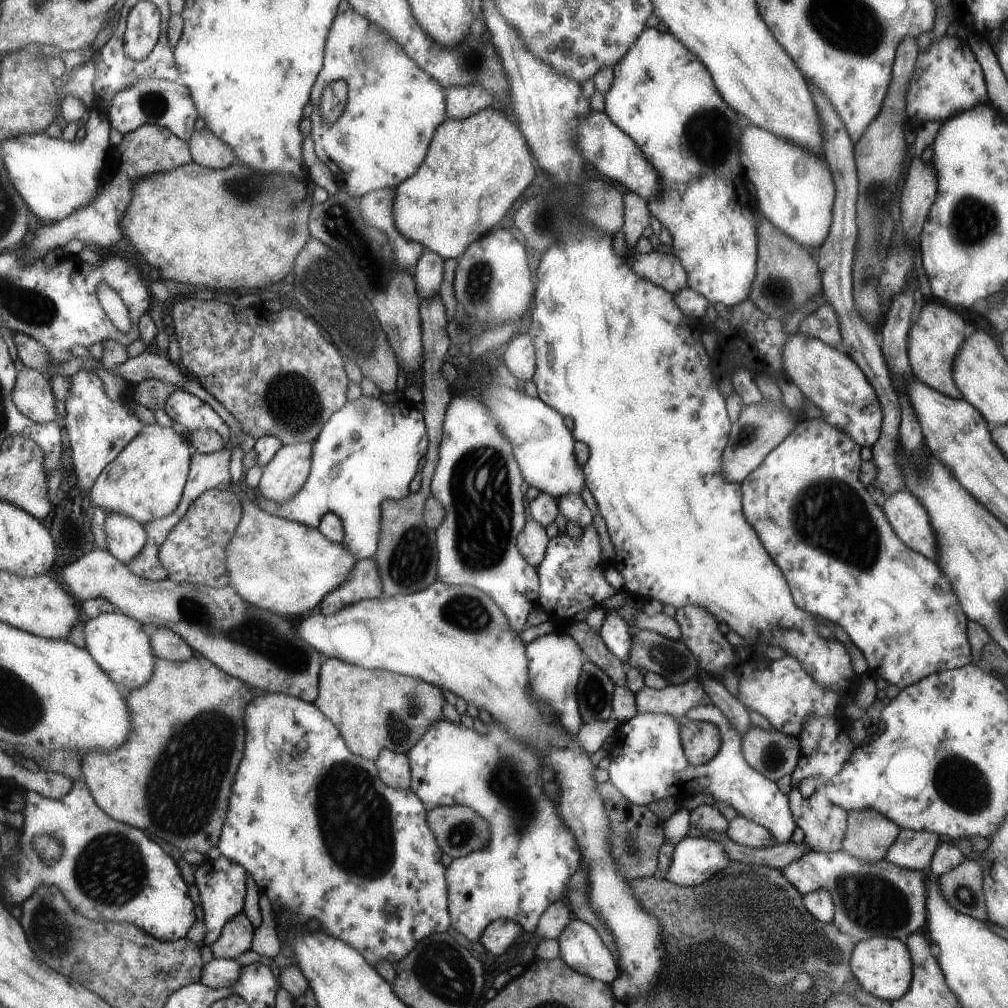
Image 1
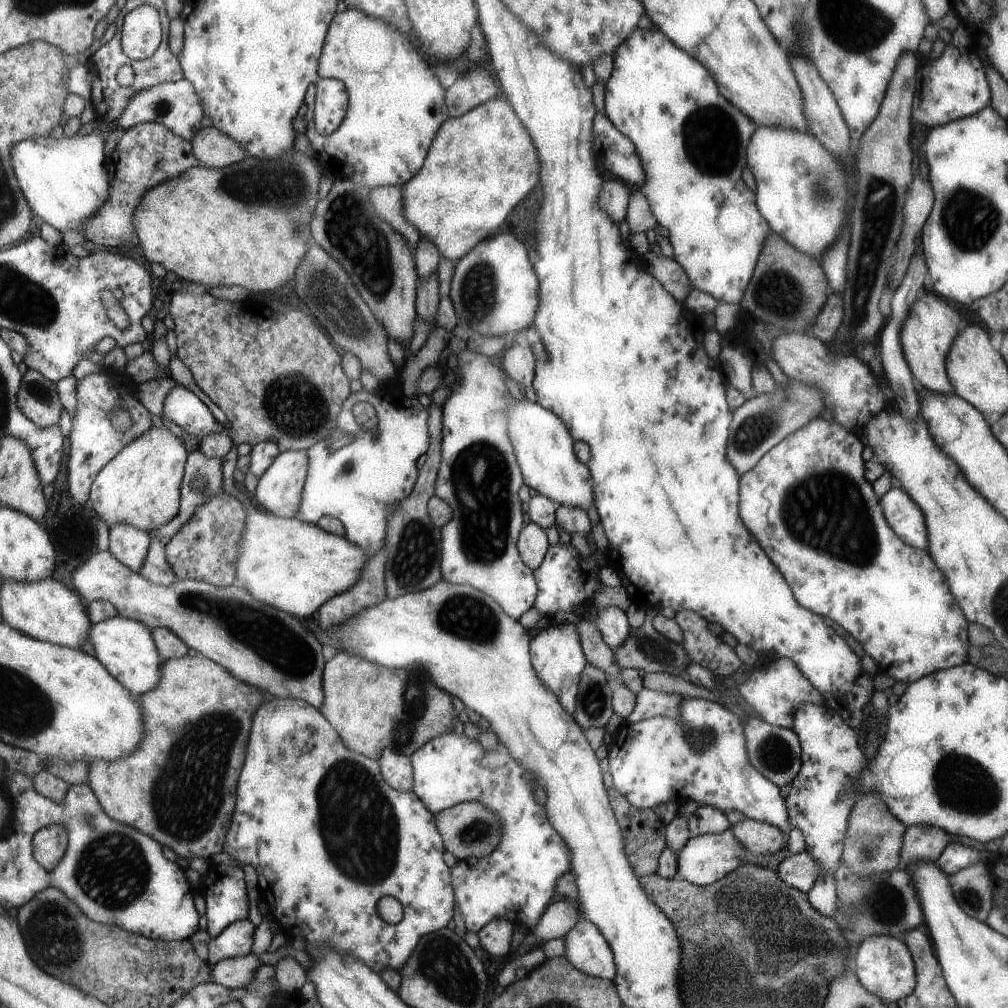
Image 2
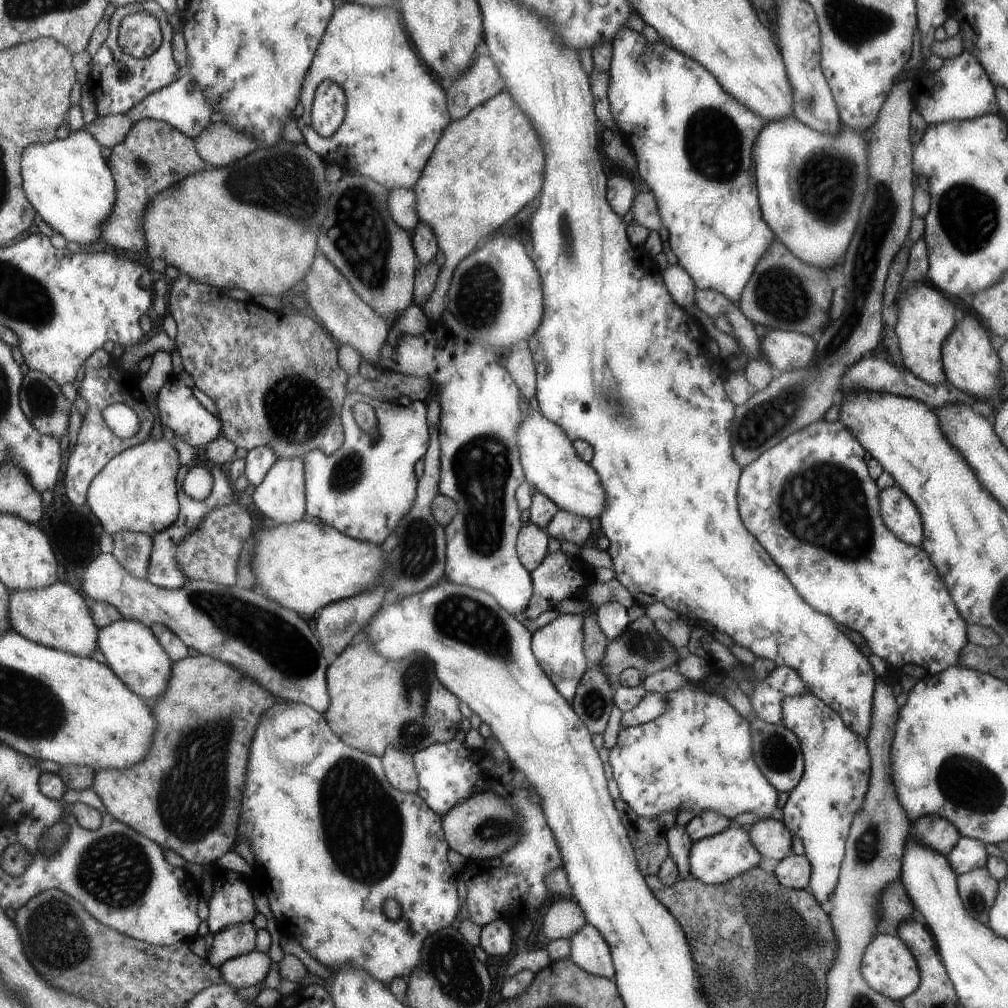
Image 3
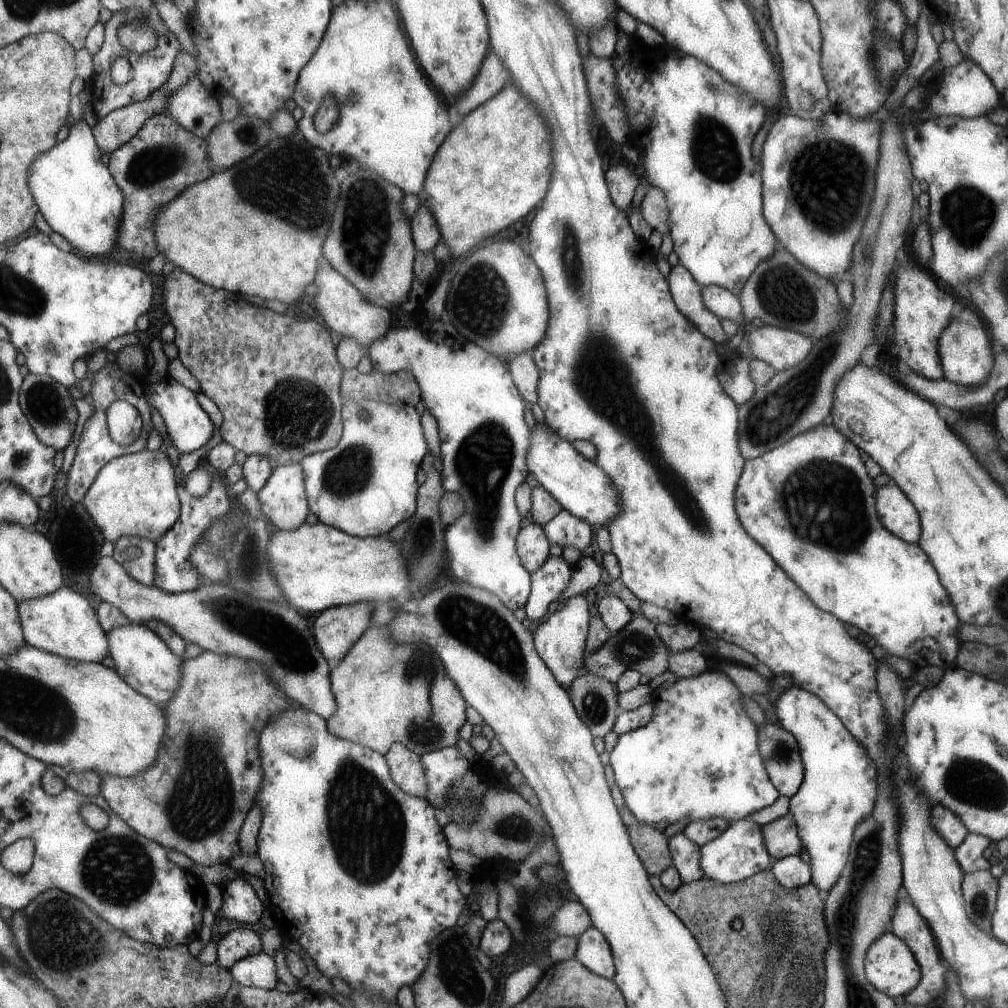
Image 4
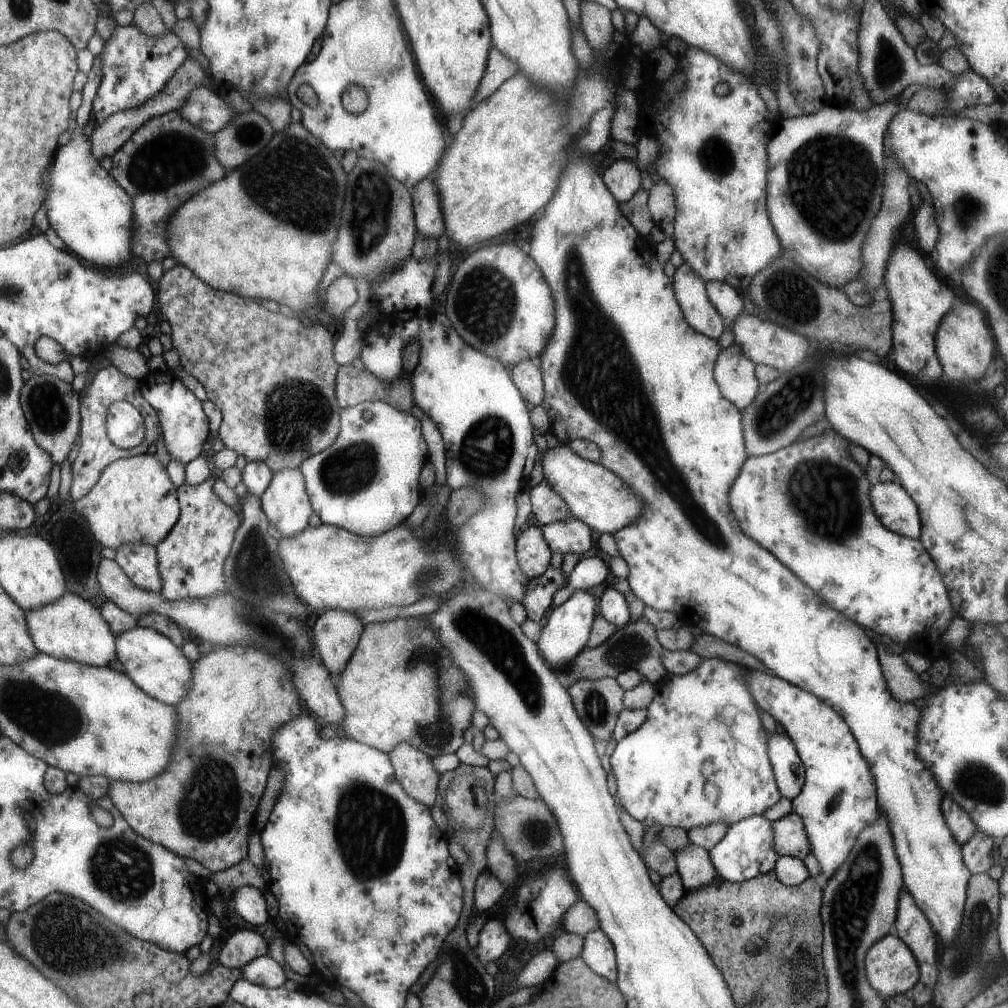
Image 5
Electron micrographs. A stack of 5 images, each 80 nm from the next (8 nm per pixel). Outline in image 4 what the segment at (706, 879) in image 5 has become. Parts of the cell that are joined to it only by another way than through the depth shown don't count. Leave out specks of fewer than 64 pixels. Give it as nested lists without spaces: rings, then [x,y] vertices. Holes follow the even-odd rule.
[[[682,832],[669,838],[672,865],[678,870],[683,883],[698,881],[703,878],[702,868],[699,866],[699,846],[689,840]]]

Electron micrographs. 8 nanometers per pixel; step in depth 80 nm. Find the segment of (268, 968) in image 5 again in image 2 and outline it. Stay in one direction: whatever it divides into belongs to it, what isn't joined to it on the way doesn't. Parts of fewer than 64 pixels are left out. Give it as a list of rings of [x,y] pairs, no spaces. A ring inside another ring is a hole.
[[[255,952],[244,957],[228,958],[212,966],[210,982],[225,985],[230,989],[242,989],[255,978],[261,965],[263,962],[259,962],[259,955]]]

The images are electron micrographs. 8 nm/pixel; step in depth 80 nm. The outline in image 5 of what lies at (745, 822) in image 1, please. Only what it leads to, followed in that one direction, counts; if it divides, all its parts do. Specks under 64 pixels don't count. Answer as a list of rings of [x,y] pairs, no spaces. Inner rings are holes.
[[[791,811],[787,816],[772,824],[774,830],[773,847],[778,856],[788,856],[802,860],[811,852],[807,832],[802,818]]]

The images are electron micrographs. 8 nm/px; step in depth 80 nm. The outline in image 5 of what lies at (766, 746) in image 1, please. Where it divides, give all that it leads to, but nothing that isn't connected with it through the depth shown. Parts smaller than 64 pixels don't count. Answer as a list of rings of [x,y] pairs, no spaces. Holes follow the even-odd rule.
[[[781,732],[768,735],[767,754],[780,795],[793,800],[802,791],[804,766],[791,739]]]

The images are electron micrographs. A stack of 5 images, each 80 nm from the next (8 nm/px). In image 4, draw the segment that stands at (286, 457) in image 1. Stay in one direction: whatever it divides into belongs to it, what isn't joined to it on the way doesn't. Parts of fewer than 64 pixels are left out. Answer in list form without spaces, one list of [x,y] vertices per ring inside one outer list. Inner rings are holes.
[[[302,463],[275,466],[274,475],[257,494],[273,529],[297,530],[311,512]]]

